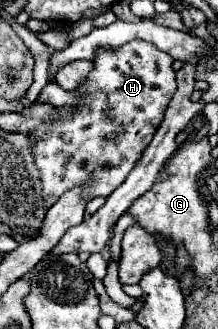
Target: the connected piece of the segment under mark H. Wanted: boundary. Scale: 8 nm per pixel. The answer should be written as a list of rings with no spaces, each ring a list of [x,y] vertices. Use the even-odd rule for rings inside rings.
[[[130,40],[118,50],[98,50],[90,76],[76,90],[80,96],[76,104],[58,110],[64,118],[54,118],[54,122],[46,122],[46,126],[38,126],[38,130],[30,130],[28,134],[34,162],[40,170],[46,208],[74,186],[86,186],[84,200],[92,200],[98,196],[108,198],[124,182],[150,144],[176,92],[172,62],[172,56],[146,40]],[[114,130],[122,130],[122,134],[112,140],[110,134]]]

